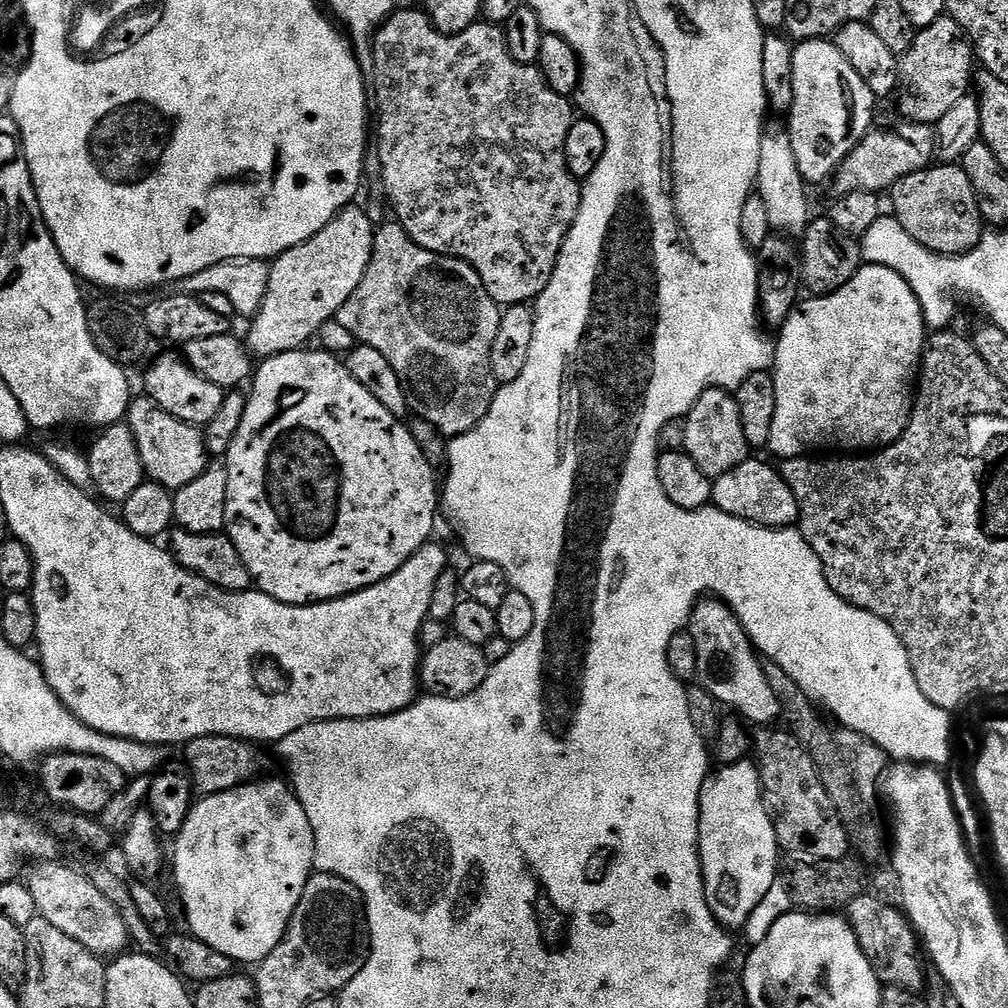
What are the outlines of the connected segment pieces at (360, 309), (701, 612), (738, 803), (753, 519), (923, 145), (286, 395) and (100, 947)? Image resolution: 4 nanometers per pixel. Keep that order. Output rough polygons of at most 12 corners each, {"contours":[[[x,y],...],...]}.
{"contours":[[[376,228],[334,319],[451,438],[496,397],[469,264]],[[719,598],[692,607],[699,687],[749,725],[775,725],[778,694]],[[745,758],[700,791],[700,873],[714,918],[740,930],[782,849]],[[750,458],[713,479],[712,504],[759,528],[791,528],[798,498]],[[935,127],[868,129],[836,168],[833,197],[884,194],[933,167]],[[347,363],[255,369],[224,532],[322,604],[433,539],[438,476]],[[36,862],[26,876],[50,926],[101,958],[129,947],[122,914],[83,871]]]}

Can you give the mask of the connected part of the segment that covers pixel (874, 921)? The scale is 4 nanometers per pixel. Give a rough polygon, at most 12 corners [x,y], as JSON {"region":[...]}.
{"region":[[876,896],[846,919],[881,985],[926,988],[911,920]]}

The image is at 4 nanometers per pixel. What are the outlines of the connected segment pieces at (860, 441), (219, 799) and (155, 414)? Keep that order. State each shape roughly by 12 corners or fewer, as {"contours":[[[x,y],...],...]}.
{"contours":[[[864,264],[775,341],[781,461],[902,438],[929,335]],[[285,781],[197,799],[170,868],[237,965],[286,934],[314,830]],[[133,399],[126,423],[147,479],[175,490],[210,457],[203,431]]]}

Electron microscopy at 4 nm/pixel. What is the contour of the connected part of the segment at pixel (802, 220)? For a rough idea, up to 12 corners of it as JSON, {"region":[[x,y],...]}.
{"region":[[765,131],[754,188],[773,229],[803,237],[810,188],[790,134]]}

